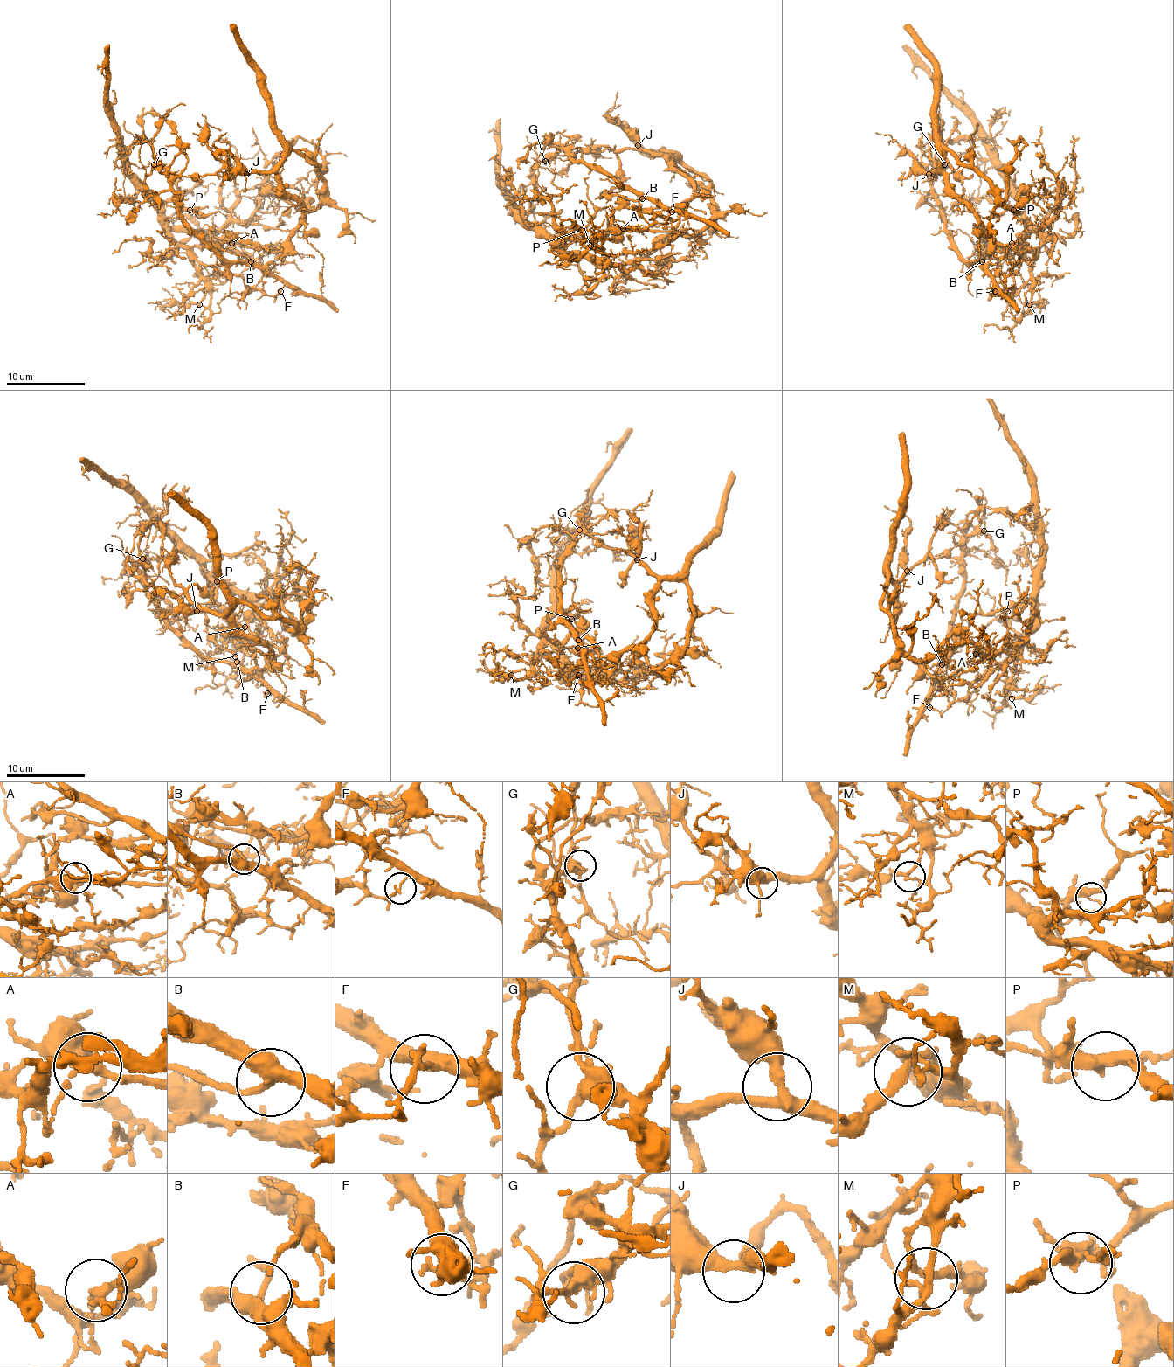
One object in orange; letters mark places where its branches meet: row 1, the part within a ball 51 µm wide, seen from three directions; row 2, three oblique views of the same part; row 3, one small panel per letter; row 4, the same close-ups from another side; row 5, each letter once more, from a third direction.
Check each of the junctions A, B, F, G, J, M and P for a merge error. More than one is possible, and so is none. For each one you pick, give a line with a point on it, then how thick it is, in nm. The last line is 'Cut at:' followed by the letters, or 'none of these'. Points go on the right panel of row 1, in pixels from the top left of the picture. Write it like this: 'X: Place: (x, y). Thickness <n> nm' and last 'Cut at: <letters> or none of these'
A: Place: (1011, 243). Thickness 200 nm
F: Place: (995, 291). Thickness 190 nm
Cut at: A, F

